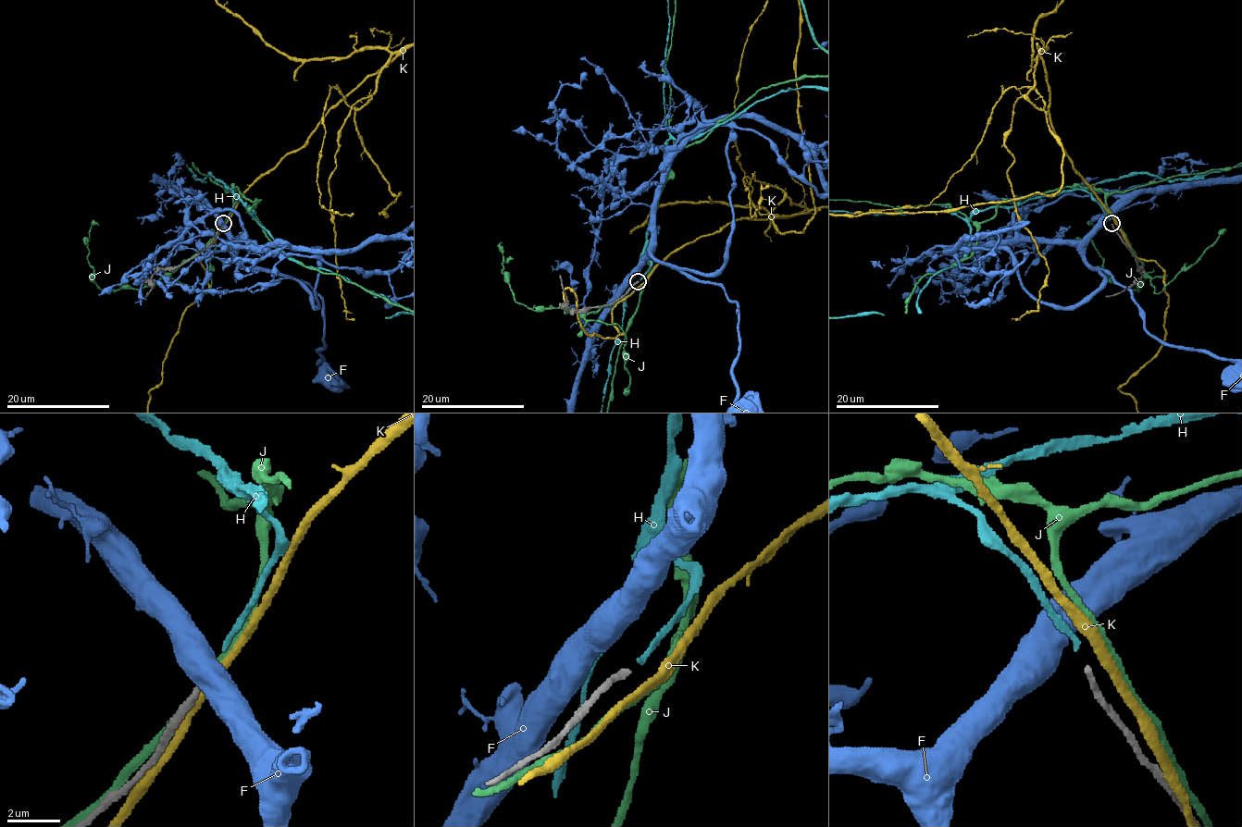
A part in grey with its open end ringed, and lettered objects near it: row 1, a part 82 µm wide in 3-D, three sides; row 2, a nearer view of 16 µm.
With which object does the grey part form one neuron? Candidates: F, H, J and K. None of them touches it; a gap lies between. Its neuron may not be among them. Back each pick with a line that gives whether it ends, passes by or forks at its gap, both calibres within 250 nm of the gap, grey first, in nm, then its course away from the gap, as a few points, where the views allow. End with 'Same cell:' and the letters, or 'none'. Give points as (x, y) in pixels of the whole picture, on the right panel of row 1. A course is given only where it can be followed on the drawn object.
H: it ends | 260/180 nm
Same cell: H

